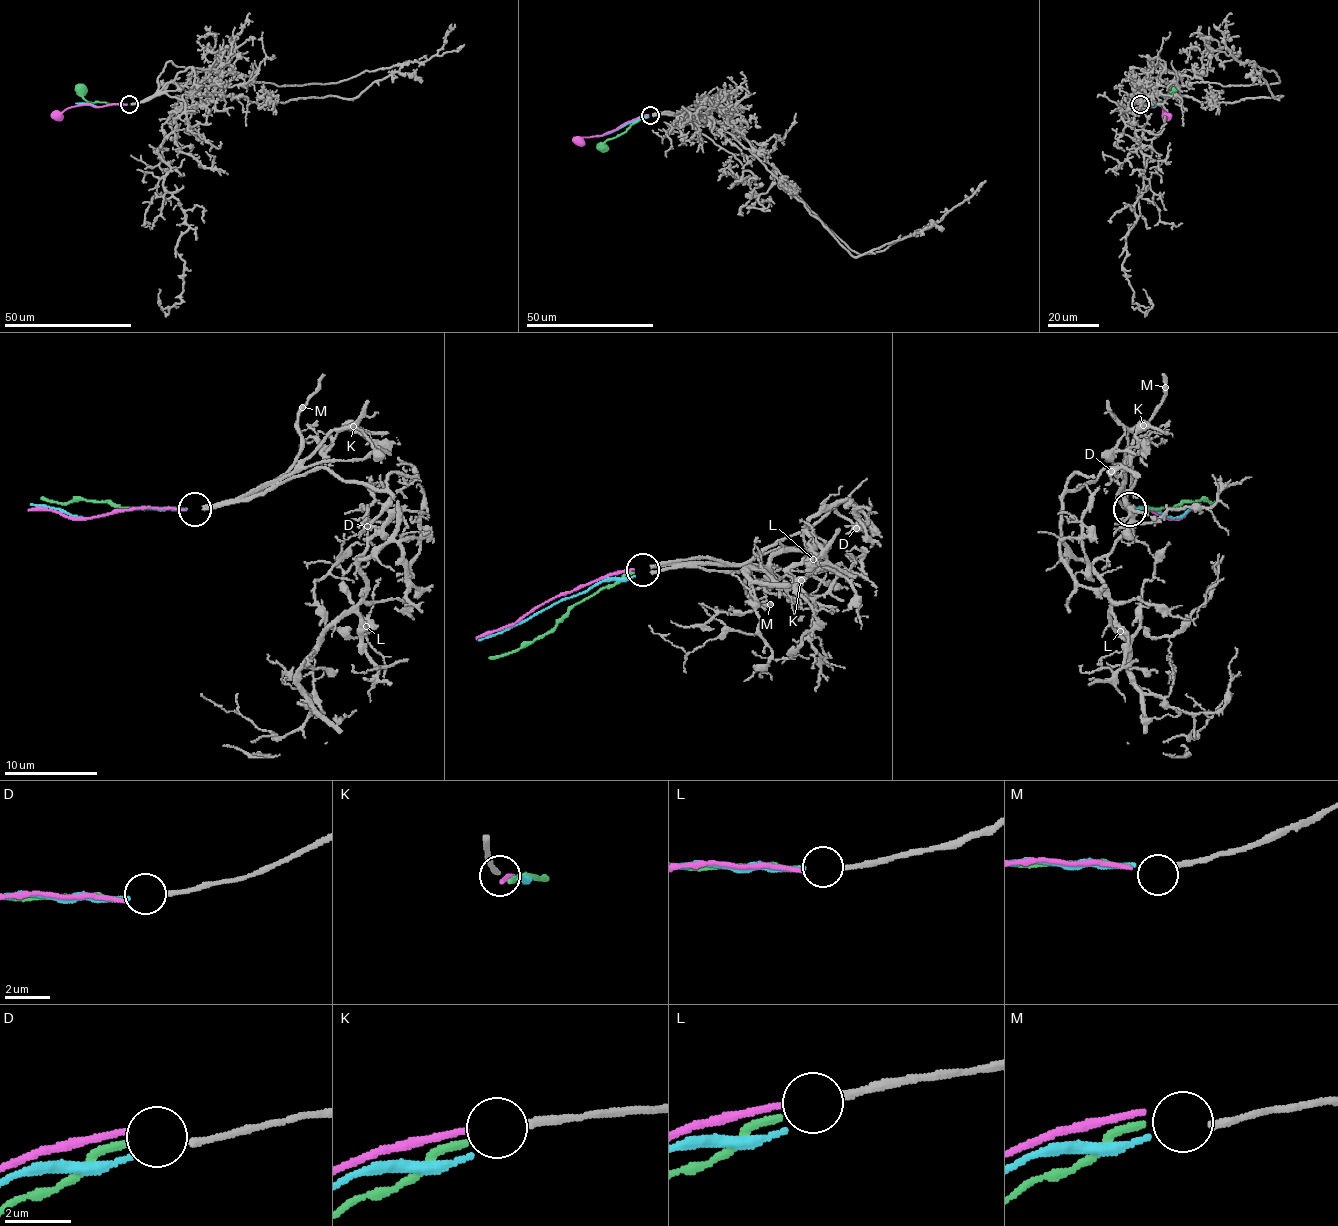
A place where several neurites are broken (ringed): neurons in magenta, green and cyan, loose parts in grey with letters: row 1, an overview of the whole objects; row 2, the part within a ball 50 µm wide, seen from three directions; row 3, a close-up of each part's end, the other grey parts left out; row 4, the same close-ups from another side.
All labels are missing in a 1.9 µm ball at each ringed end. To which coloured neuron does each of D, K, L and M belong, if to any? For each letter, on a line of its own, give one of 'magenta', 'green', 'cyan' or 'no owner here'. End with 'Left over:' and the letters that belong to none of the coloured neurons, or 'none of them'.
D: cyan
K: magenta
L: green
M: no owner here
Left over: M

